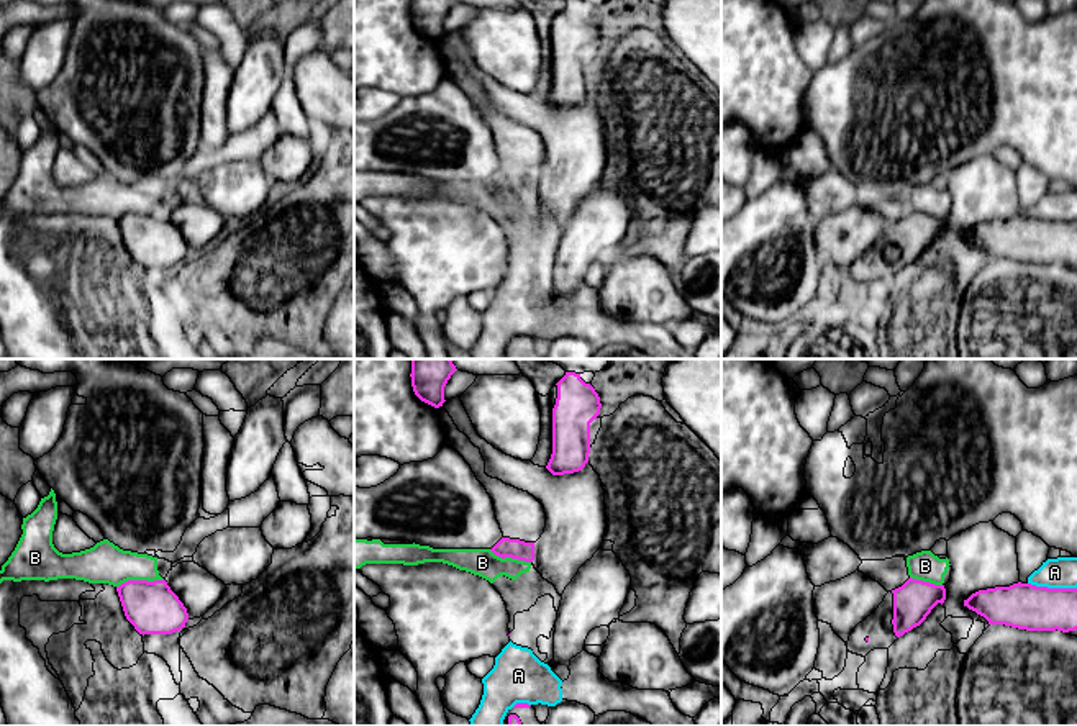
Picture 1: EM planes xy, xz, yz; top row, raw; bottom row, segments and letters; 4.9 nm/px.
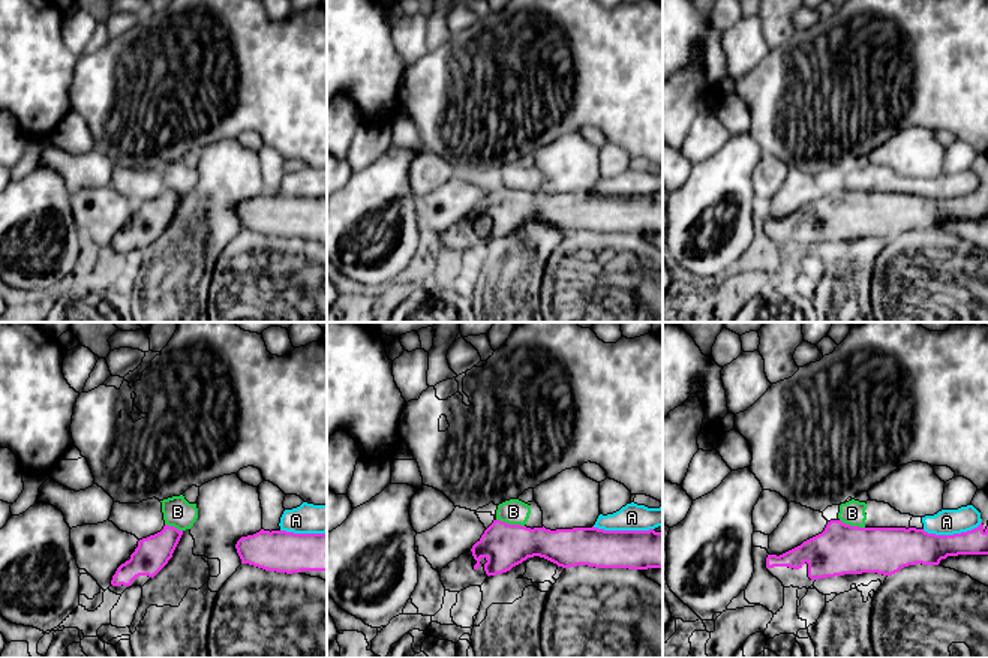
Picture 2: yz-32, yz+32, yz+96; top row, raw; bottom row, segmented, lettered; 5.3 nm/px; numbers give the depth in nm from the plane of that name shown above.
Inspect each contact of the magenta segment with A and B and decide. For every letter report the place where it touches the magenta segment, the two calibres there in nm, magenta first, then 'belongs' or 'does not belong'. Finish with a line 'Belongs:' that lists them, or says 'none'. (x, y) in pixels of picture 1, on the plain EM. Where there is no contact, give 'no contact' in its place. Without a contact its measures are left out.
A: contact yz (1053, 222); calibres 220 and 150 nm; does not belong
B: contact xy (140, 213); calibres 260 and 200 nm; does not belong
Belongs: none

